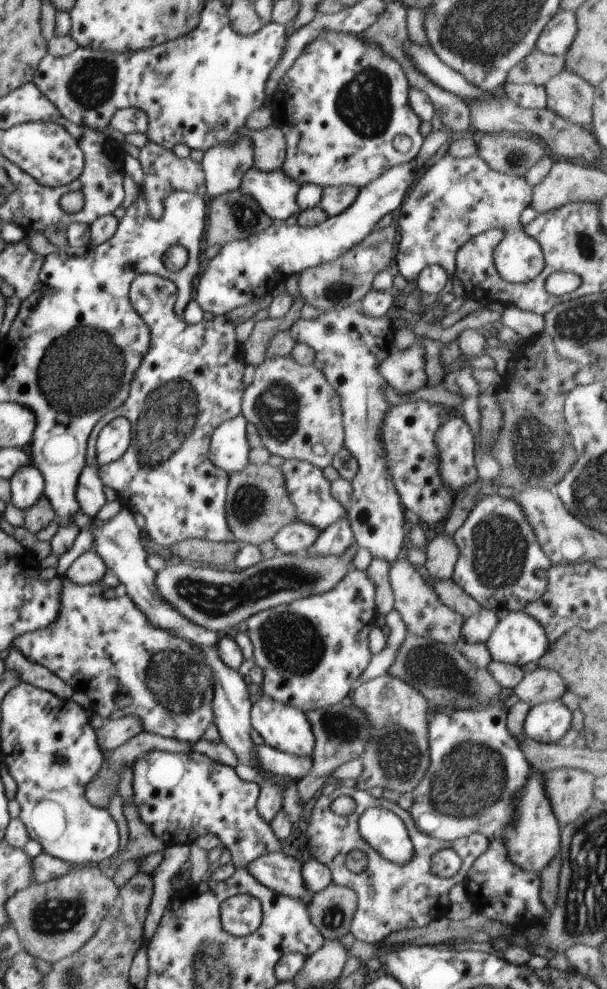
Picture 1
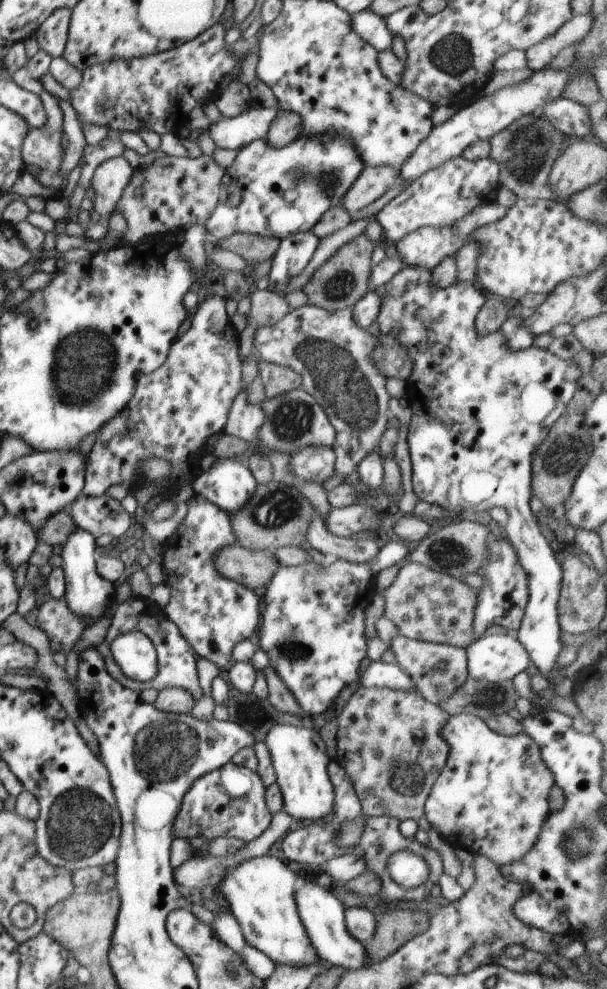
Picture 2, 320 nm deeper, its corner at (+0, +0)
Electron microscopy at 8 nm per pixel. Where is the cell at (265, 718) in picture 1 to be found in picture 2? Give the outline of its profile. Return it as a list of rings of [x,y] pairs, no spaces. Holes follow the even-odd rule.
[[[274,724],[265,737],[270,751],[272,766],[276,772],[278,786],[283,796],[283,810],[296,822],[296,825],[316,822],[333,814],[335,803],[333,784],[328,774],[331,759],[326,753],[326,744],[314,728]]]

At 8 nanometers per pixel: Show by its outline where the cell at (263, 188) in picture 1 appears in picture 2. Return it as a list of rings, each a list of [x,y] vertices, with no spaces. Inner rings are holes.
[[[301,136],[284,148],[272,148],[266,139],[254,140],[236,154],[234,162],[226,169],[220,184],[218,205],[205,222],[205,228],[216,240],[241,233],[272,236],[282,240],[289,235],[311,231],[324,212],[340,205],[340,200],[364,168],[364,162],[360,162],[360,158],[356,156],[352,140],[344,136],[328,136],[326,141],[320,140],[318,136]]]

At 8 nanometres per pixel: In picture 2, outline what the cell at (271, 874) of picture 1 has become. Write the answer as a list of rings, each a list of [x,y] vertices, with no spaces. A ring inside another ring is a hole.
[[[300,880],[295,891],[295,901],[299,917],[320,960],[328,966],[340,967],[346,971],[370,965],[366,945],[354,939],[347,931],[344,914],[348,900],[343,895],[335,892],[332,894],[332,891]]]

